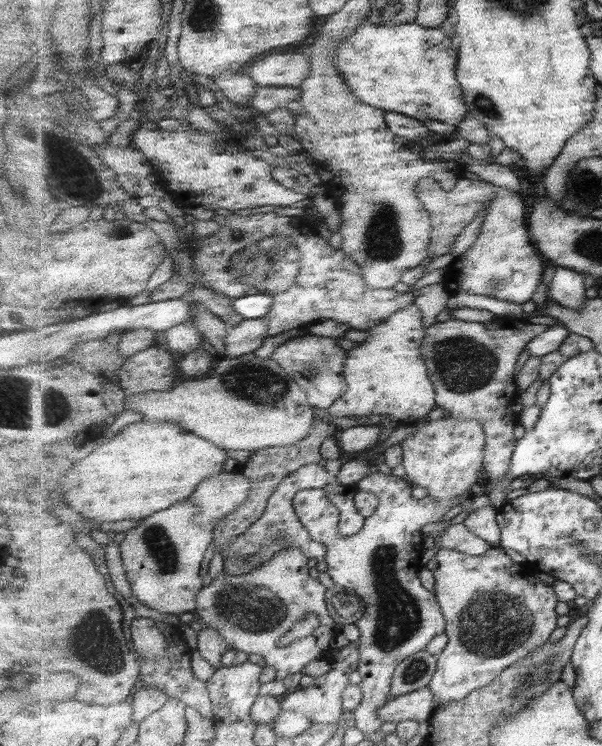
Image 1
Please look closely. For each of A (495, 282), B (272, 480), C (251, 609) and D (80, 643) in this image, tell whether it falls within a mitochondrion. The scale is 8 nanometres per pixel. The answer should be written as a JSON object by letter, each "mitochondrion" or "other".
{"A":"mitochondrion","B":"other","C":"mitochondrion","D":"mitochondrion"}

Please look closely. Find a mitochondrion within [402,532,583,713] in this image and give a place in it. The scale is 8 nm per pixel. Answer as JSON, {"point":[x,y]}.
{"point":[494,629]}

